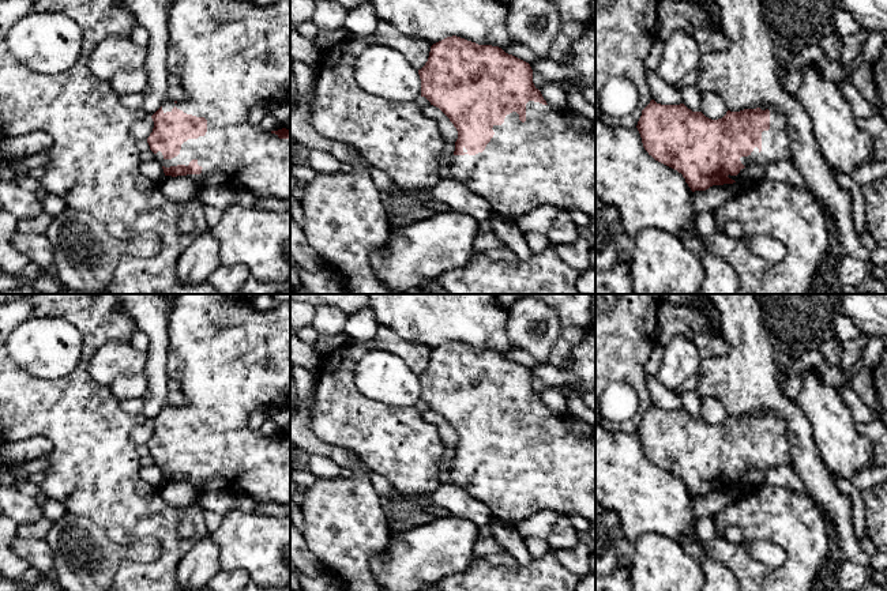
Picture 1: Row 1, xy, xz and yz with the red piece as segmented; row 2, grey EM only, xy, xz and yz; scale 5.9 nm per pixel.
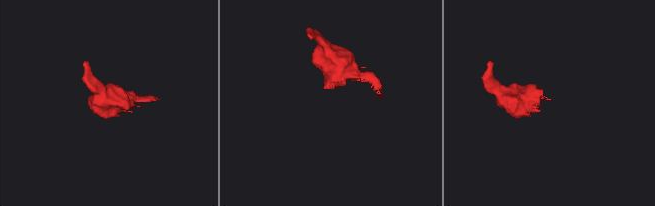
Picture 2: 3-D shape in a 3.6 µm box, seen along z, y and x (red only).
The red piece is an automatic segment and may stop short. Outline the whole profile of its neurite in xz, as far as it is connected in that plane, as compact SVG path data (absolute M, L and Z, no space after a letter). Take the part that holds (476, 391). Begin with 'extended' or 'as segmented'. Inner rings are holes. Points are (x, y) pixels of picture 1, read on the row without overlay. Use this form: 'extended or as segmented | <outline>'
extended | M452 340L431 351L425 370L418 374L421 402L439 413L458 436L452 483L485 504L493 517L514 524L542 509L578 513L595 526L595 426L571 414L553 415L533 388L529 368L499 351L478 350Z

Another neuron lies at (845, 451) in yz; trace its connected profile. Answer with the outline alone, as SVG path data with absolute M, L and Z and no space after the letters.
M803 370L803 387L796 403L812 426L831 475L853 481L860 470L873 464L872 444L857 430L842 391L824 385L818 370Z

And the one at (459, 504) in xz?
M440 483L432 493L431 501L447 509L454 517L470 520L478 528L488 526L493 517L491 509L485 504L454 483Z

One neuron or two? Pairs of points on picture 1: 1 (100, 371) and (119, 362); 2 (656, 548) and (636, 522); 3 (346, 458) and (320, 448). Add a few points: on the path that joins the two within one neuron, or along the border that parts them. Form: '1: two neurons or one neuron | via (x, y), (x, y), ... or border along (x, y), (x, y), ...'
1: one neuron | via (104, 366), (108, 362), (115, 362)
2: two neurons | border along (676, 541), (657, 534), (641, 534), (634, 544)
3: one neuron | via (339, 455), (327, 451)

